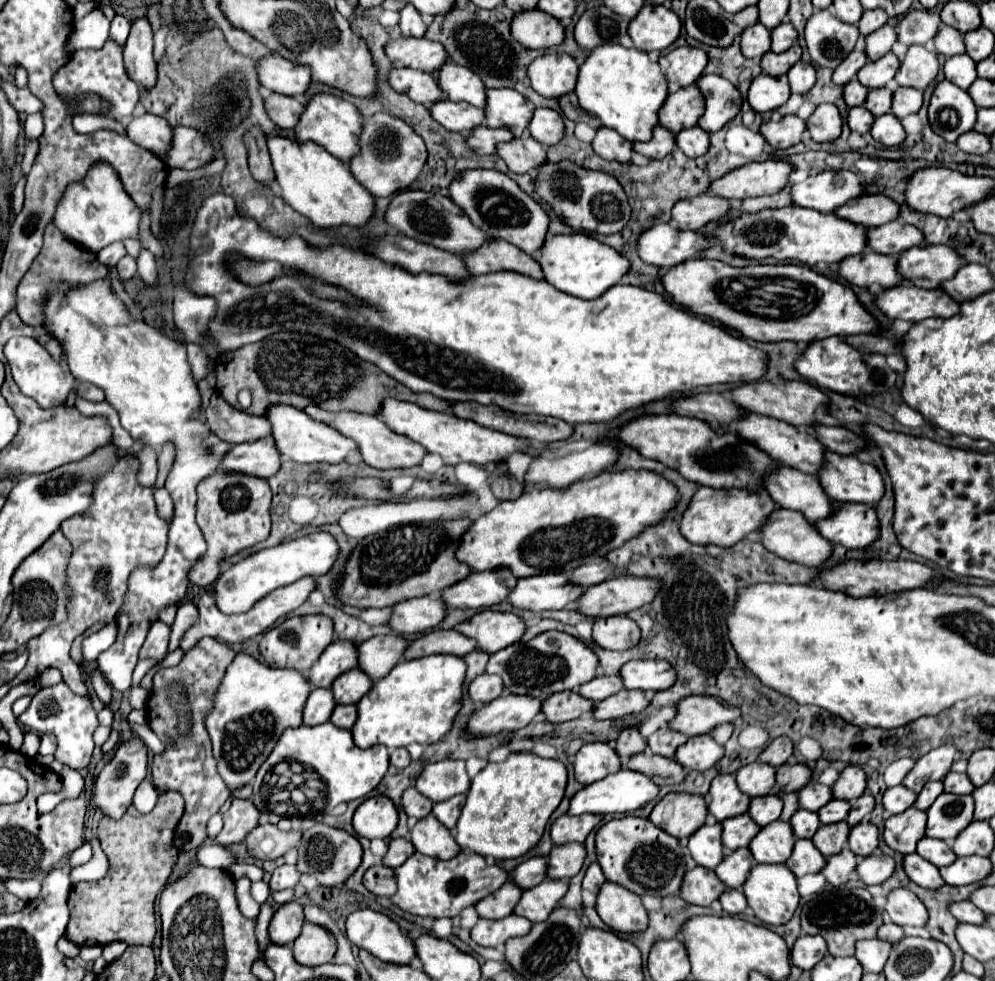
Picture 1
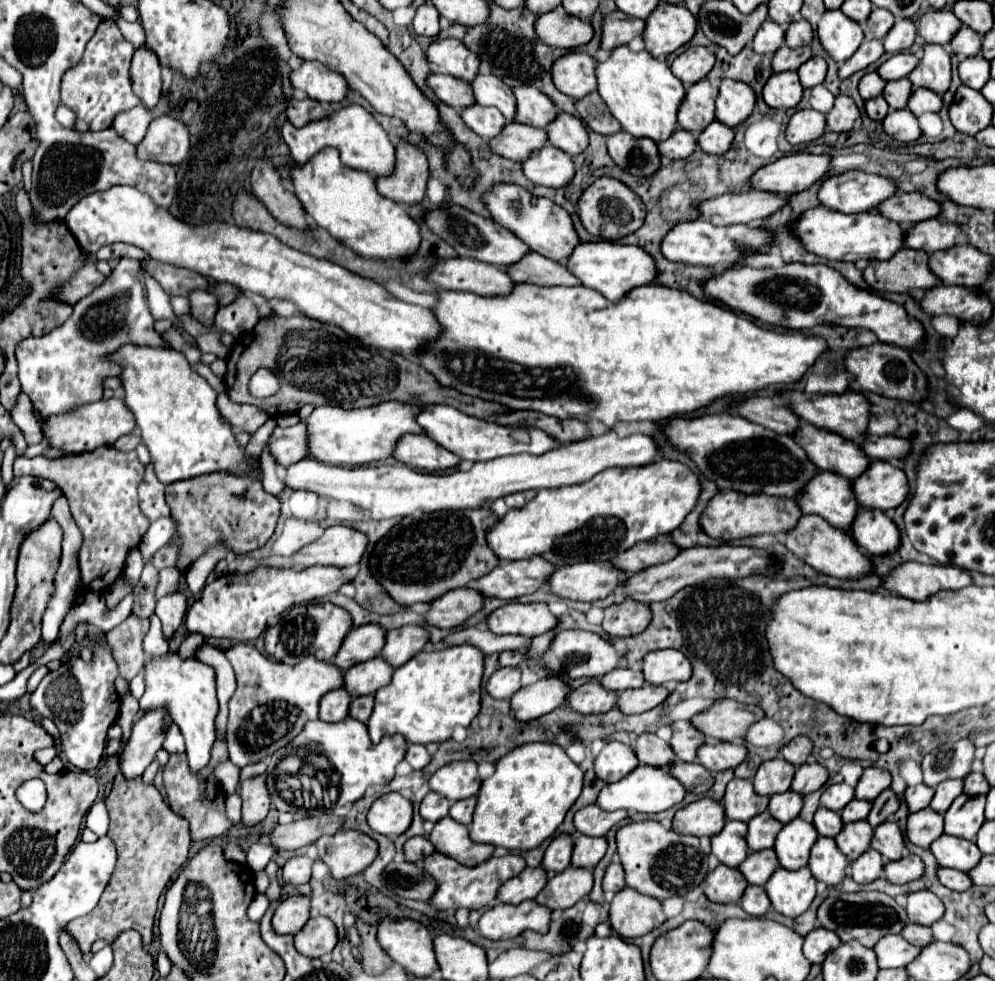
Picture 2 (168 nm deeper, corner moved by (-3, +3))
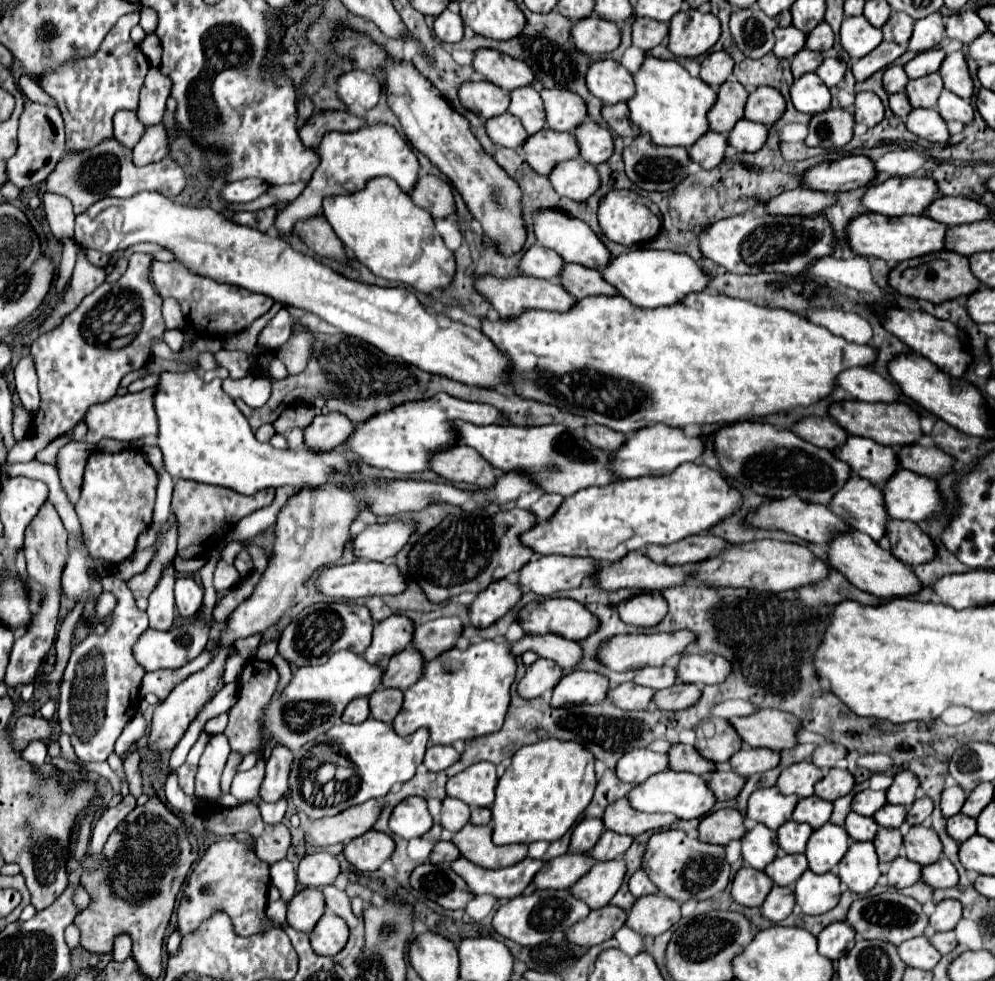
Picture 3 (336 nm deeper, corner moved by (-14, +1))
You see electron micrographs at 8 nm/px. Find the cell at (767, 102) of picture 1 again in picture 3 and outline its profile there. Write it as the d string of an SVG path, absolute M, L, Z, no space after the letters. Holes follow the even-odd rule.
M803 74L797 78L791 88L789 88L791 102L795 110L805 112L805 114L819 114L831 106L831 94L829 88L823 86L817 74Z

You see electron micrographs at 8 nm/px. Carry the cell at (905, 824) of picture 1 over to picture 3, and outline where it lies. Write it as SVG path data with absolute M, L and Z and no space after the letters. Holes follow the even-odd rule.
M955 814L947 818L947 834L955 842L963 842L965 838L975 834L975 818L969 818L965 814Z

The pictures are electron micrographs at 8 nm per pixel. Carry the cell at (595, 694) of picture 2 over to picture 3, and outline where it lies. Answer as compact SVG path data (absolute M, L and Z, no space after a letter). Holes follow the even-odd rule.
M633 682L621 684L607 692L607 700L621 710L645 710L651 704L653 692L645 686L635 686Z

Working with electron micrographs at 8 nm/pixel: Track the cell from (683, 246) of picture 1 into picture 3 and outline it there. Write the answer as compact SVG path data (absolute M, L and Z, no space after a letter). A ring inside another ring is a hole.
M743 212L707 226L699 234L699 252L735 274L777 272L799 276L809 262L833 250L833 230L823 216L765 216Z

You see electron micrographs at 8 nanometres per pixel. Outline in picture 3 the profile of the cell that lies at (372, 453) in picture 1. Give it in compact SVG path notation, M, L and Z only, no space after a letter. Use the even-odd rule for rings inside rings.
M463 444L433 452L429 458L429 468L449 482L467 482L479 488L491 486L491 482L495 482L491 464L483 460L477 450L471 450Z

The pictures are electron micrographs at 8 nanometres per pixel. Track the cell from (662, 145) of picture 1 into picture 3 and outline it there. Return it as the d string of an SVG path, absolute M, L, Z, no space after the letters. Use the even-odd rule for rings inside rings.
M709 130L689 148L689 158L697 162L701 168L715 168L723 160L725 148L727 138L723 134L715 134L713 130Z

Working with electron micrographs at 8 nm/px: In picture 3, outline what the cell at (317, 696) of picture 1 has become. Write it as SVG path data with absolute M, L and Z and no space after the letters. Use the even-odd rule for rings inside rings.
M355 698L347 704L341 720L347 722L347 724L359 724L363 720L369 718L369 702L367 698Z

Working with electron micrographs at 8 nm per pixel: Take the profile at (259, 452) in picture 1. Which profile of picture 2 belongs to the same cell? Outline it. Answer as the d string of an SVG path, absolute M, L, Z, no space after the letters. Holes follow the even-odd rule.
M304 422L290 428L276 428L268 442L274 458L284 468L308 456L308 430Z

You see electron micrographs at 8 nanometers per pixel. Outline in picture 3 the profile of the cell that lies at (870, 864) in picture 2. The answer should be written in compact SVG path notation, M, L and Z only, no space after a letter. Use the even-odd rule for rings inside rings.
M905 856L895 858L887 872L887 884L897 890L915 884L919 878L921 878L921 866L917 862L907 860Z

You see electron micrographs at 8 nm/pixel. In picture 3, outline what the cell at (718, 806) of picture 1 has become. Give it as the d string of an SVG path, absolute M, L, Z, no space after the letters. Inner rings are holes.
M759 788L749 796L747 818L775 830L779 828L779 824L791 818L791 810L795 808L795 802L797 798L783 796L775 788Z

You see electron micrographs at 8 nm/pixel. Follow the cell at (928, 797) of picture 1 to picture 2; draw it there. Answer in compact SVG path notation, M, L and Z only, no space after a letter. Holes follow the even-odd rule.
M944 780L942 784L936 786L936 794L932 798L930 808L944 814L948 810L948 804L952 804L952 800L956 800L956 796L960 796L964 792L964 780Z

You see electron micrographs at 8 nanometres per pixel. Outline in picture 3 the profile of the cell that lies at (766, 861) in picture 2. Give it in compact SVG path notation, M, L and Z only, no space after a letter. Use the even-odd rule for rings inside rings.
M785 854L785 856L777 856L763 872L765 872L777 886L789 886L789 884L793 884L805 870L807 870L807 858L805 858L805 854Z

